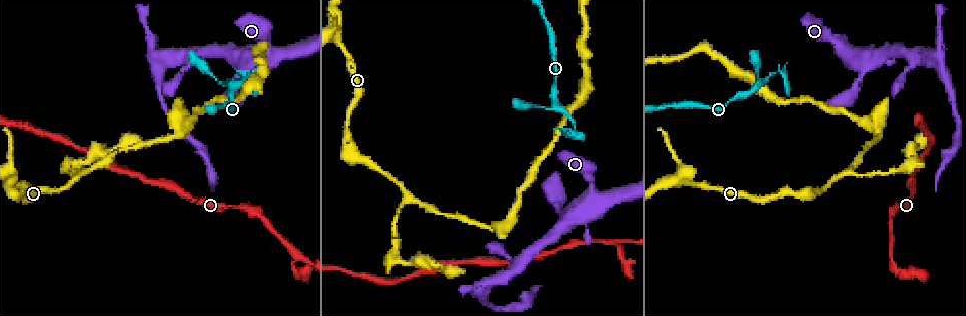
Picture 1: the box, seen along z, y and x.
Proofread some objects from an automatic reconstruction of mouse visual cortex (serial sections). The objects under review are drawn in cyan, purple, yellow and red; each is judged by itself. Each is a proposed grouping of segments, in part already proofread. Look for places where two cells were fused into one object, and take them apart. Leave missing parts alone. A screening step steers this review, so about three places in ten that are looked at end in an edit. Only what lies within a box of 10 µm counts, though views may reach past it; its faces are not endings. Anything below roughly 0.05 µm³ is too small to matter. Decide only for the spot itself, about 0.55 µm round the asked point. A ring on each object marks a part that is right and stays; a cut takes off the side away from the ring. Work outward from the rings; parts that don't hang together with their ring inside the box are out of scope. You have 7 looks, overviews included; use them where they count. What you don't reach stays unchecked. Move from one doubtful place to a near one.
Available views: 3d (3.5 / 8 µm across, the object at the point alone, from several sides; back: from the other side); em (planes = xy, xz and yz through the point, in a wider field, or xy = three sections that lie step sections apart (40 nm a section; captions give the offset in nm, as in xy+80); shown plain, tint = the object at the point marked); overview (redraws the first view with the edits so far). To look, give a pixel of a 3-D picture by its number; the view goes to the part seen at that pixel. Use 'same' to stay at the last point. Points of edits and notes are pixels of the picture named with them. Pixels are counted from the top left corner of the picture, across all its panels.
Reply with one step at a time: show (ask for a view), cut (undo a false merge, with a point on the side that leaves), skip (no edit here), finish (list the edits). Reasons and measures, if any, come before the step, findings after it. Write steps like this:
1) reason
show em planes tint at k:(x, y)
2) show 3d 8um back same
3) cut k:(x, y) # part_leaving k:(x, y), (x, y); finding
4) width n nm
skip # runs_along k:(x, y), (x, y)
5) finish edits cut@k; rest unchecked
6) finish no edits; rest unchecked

narrows sharply
show 3d 3.5um back at 1:(576, 131)

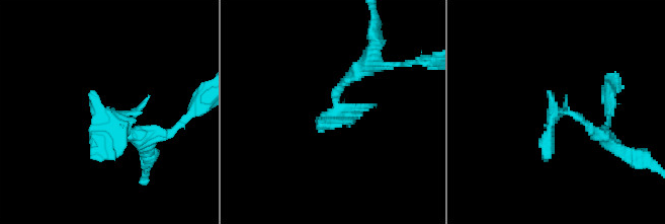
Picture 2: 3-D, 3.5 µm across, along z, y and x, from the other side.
shape alone is not enough
show em planes tint at 2:(336, 112)

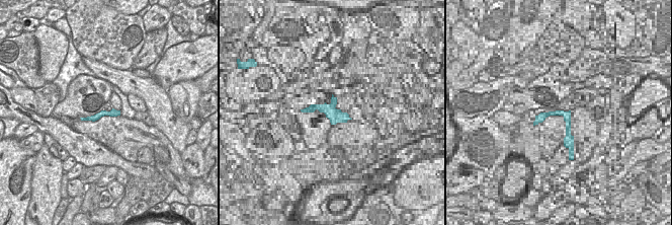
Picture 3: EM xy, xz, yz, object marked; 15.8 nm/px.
skip # runs_along 3:(117, 113), (102, 113), (92, 118); continuous, no second cell

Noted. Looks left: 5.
branch point
show 3d 8um at 1:(932, 58)

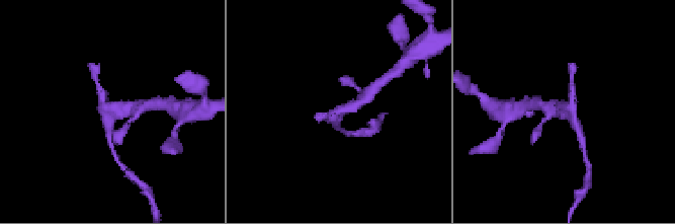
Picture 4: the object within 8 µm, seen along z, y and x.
zoom in
show 3d 3.5um same

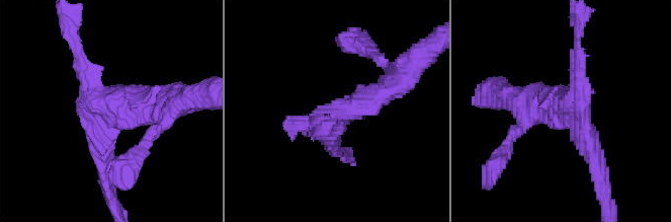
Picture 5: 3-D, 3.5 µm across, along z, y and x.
arms 3; arm_widths 200, 300, 350 nm; shape alone is not enough
show em planes tint at 5:(341, 112)

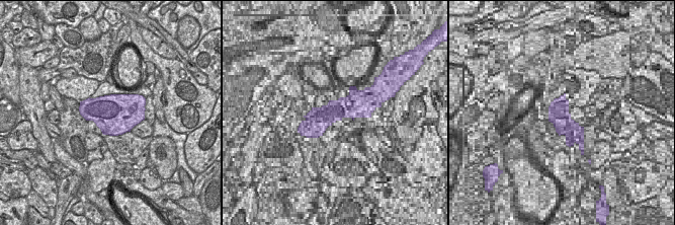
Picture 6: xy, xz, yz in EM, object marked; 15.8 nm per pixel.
cut 5:(582, 102) # part_leaving 5:(562, 113), (582, 128), (605, 194); two cells meet here

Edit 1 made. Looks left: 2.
a narrow waist
show em xy step 5 tint at 1:(889, 247)

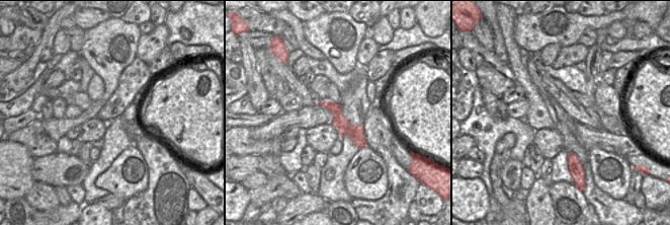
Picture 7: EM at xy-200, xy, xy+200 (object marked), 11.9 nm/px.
show 3d 3.5um same

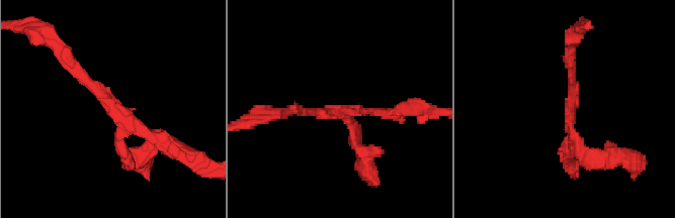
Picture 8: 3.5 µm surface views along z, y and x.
arms 3
skip # runs_along 7:(324, 103), (363, 144); all the same cell

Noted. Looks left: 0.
finish edits cut@5; rest unchecked

